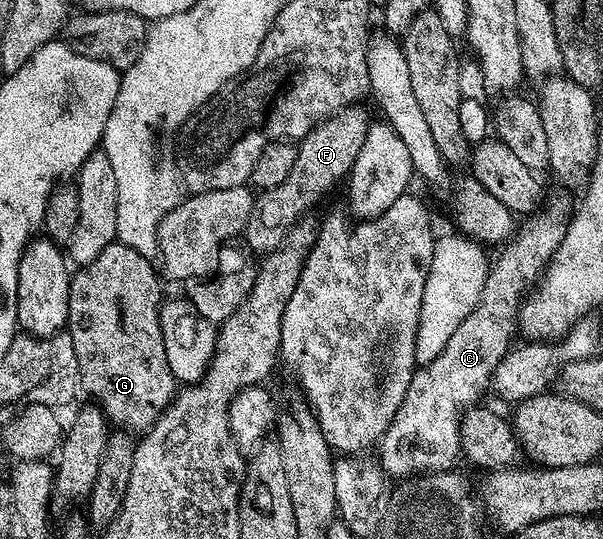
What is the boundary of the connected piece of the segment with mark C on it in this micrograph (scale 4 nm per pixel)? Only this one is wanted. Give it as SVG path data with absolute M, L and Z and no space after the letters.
M557 195L553 204L544 211L538 210L532 216L533 223L526 227L516 228L516 232L508 242L500 248L497 260L492 260L487 281L483 281L483 293L479 293L477 307L463 317L459 329L451 333L451 341L443 348L443 353L435 357L435 361L418 366L411 377L411 385L407 389L407 397L403 397L403 405L395 413L391 425L385 430L381 438L379 450L381 459L379 466L390 477L412 477L426 471L448 471L453 463L462 454L461 450L461 417L478 402L481 394L490 390L493 382L493 374L496 367L511 348L514 346L513 334L518 334L517 313L521 309L522 302L527 292L541 278L545 266L551 261L551 257L559 249L559 245L565 236L566 226L571 218L571 203L565 195Z

